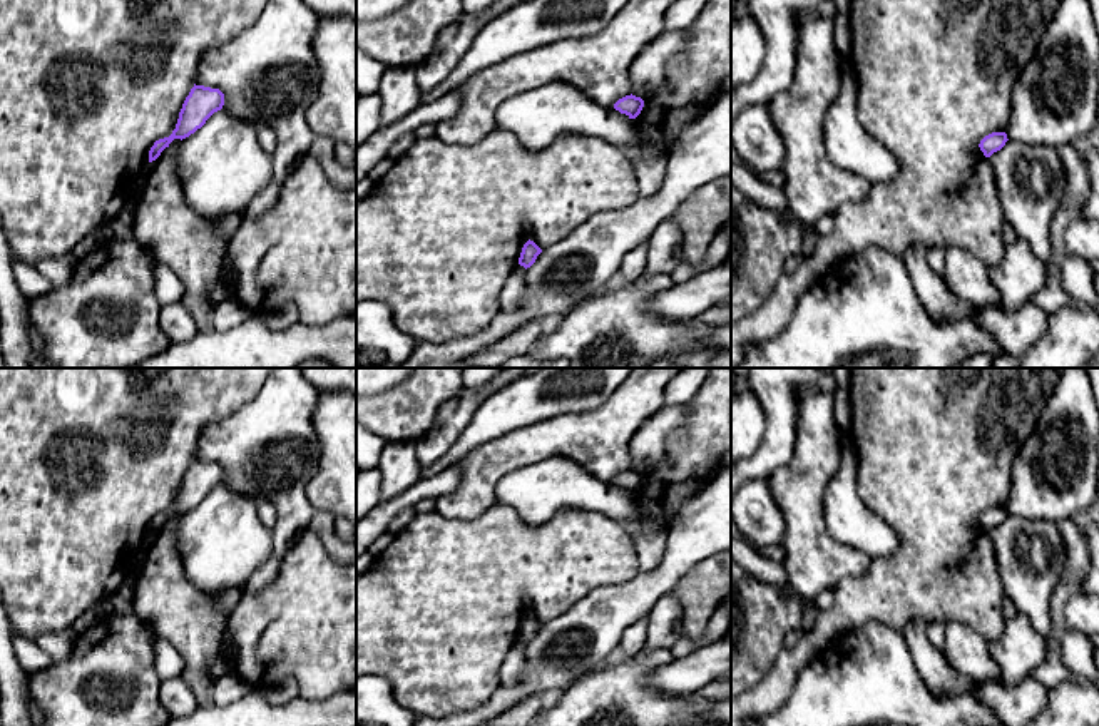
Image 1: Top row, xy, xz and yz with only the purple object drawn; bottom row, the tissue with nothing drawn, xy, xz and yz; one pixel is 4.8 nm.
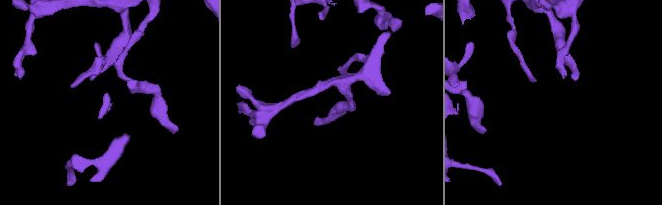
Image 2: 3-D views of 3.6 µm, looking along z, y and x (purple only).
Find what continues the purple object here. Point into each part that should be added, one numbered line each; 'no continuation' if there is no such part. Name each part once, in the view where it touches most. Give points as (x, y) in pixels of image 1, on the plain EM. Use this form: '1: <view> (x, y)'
no continuation

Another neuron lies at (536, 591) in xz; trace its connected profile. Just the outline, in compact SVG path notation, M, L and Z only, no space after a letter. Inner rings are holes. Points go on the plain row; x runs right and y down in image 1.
M497 504L483 515L472 520L453 520L440 514L417 514L413 520L398 532L373 560L371 567L356 575L356 676L380 676L391 686L395 701L417 716L443 718L460 711L482 708L502 686L500 669L505 656L519 641L524 619L530 614L540 624L564 614L579 599L602 585L617 585L634 579L639 574L634 534L622 524L596 510L565 509L540 525L529 525L519 514L503 504Z

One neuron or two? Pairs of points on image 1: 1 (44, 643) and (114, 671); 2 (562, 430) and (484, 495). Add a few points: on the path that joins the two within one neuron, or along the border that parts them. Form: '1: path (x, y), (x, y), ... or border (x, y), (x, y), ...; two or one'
1: border (77, 636), (69, 656); two
2: path (539, 440), (517, 449), (494, 472); one

